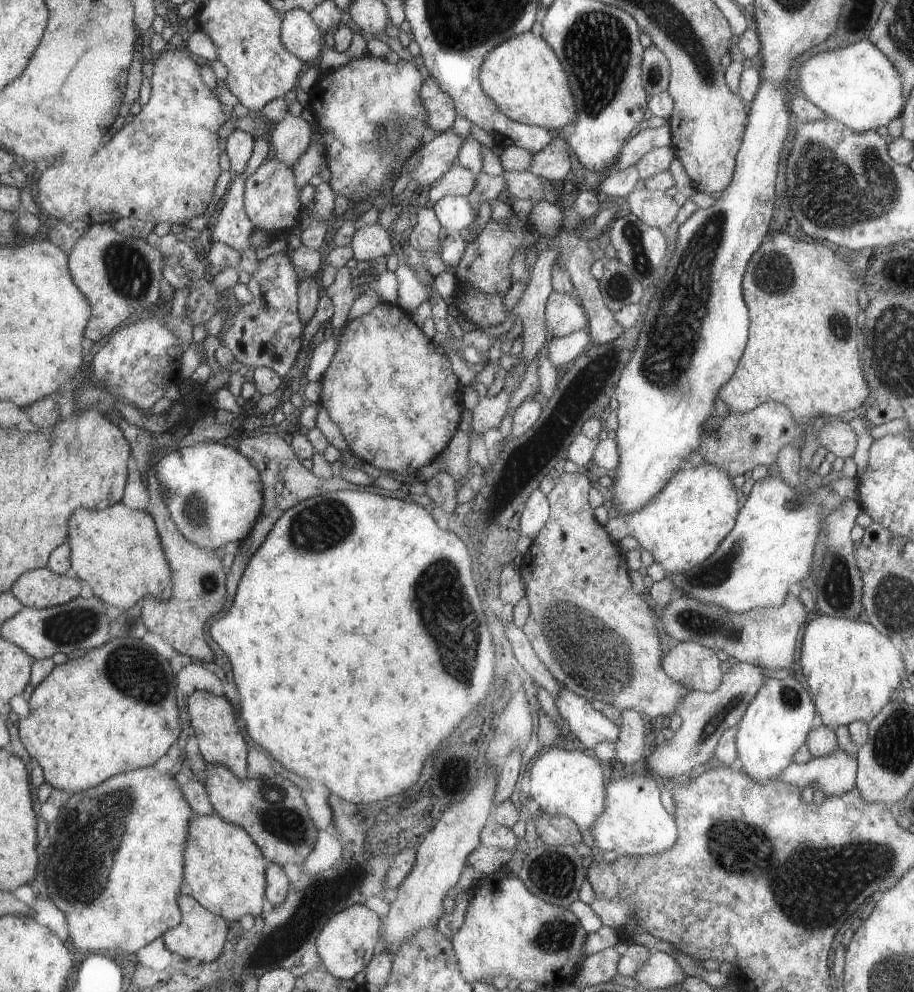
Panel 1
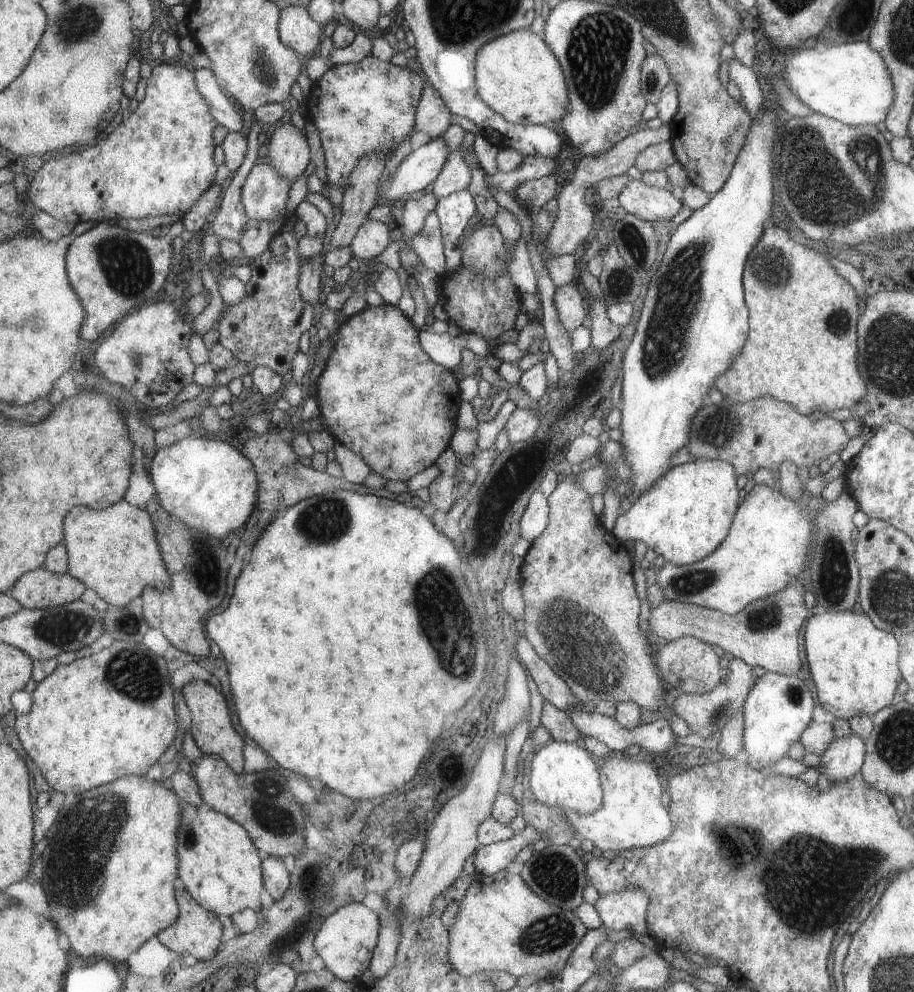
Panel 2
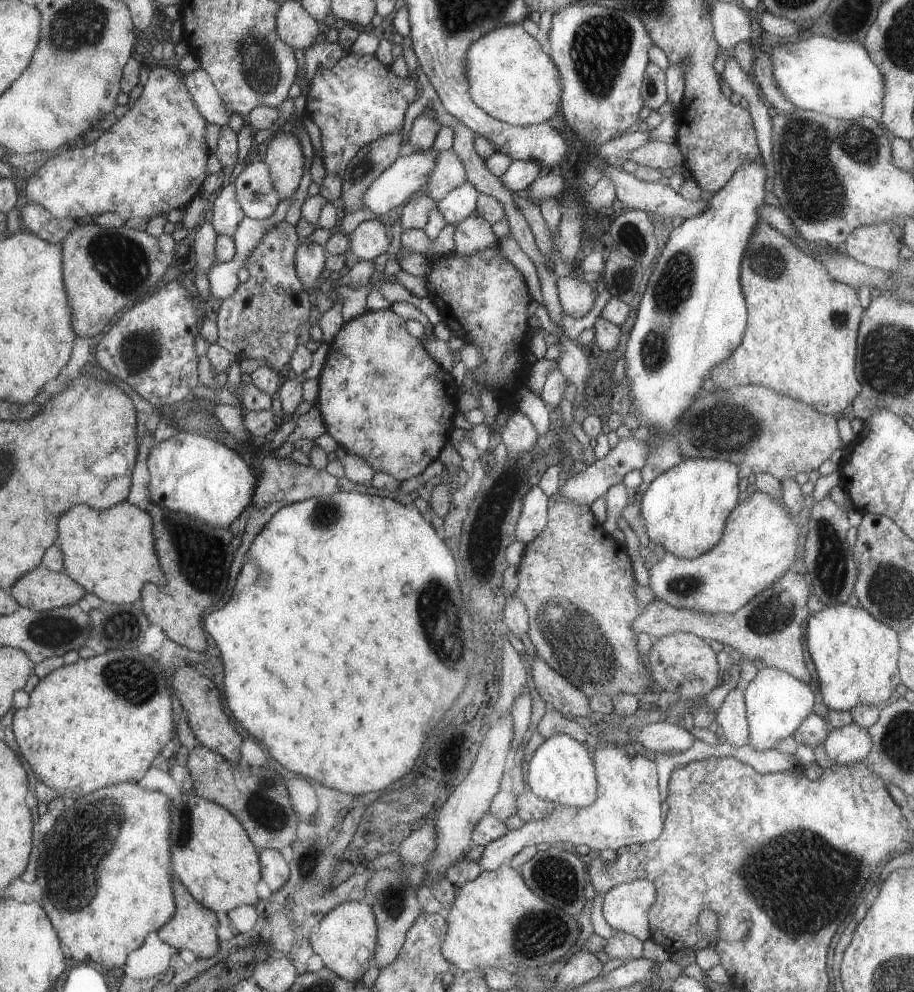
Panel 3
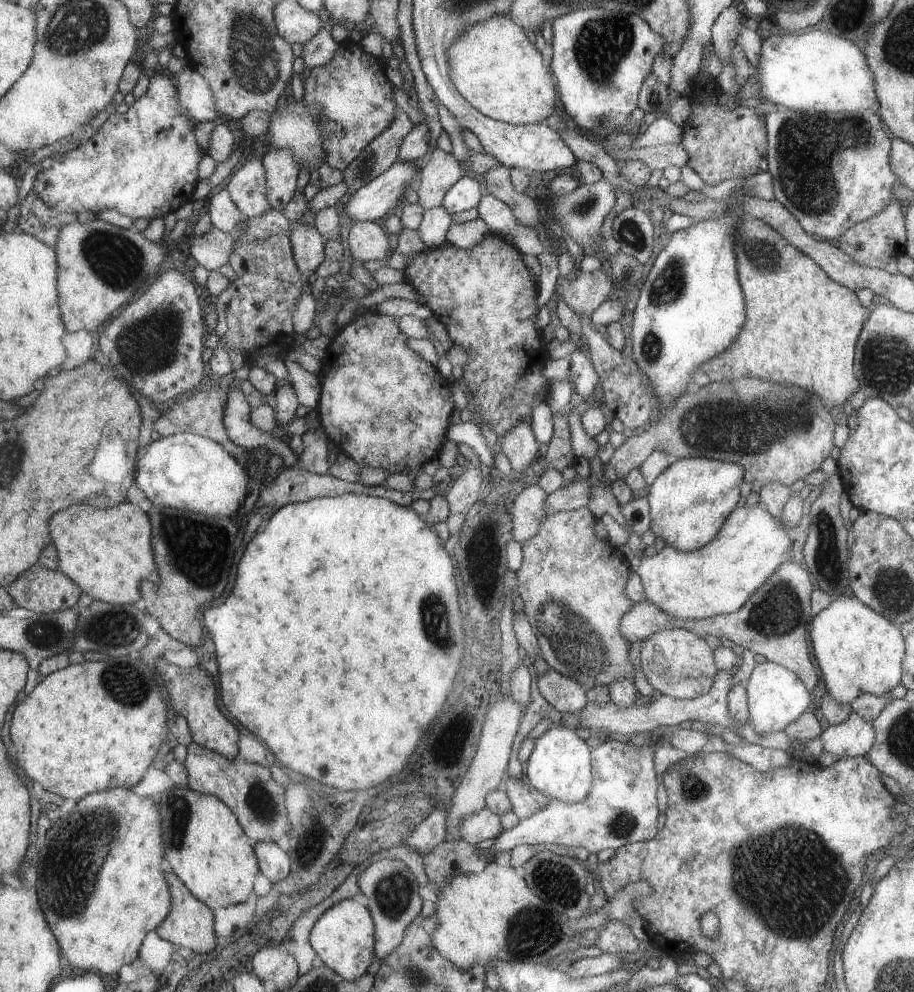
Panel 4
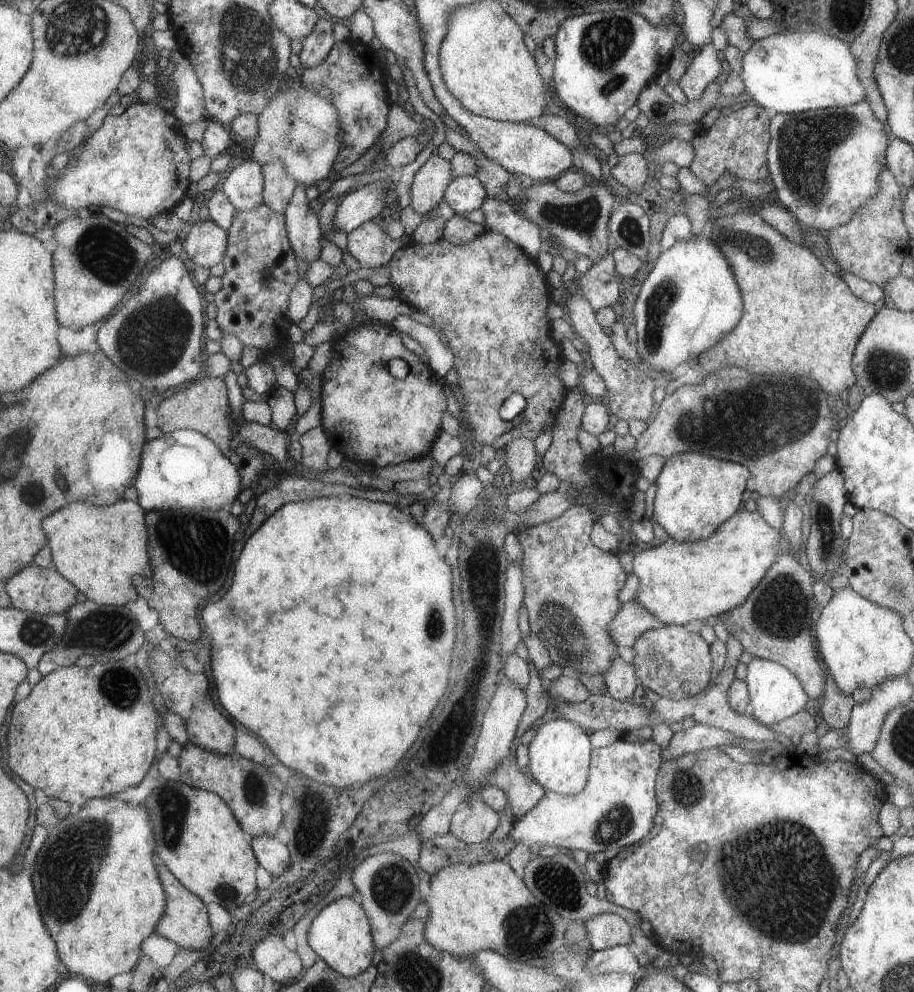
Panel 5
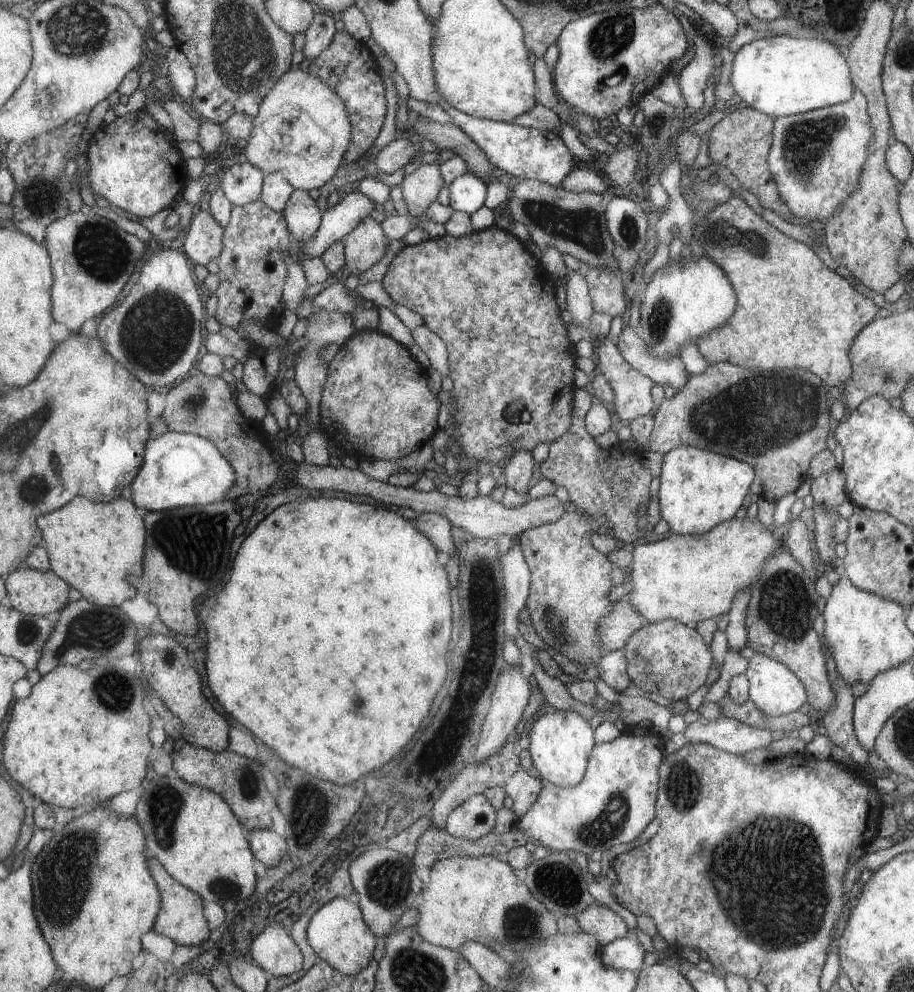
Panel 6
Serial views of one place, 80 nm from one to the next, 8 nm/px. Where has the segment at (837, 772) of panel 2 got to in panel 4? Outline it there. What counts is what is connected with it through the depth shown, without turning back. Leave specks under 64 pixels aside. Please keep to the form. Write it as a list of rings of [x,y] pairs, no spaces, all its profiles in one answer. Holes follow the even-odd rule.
[[[851,713],[839,725],[829,725],[819,736],[822,750],[839,759],[863,757],[875,742],[875,729],[872,721]]]

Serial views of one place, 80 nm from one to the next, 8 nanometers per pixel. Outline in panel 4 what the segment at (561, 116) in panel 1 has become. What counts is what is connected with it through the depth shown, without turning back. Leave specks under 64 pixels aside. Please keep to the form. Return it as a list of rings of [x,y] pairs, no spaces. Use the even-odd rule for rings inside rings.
[[[499,15],[477,23],[454,41],[446,55],[457,90],[485,116],[510,125],[526,125],[543,122],[553,112],[553,78],[543,66],[537,44],[531,44],[510,17]]]

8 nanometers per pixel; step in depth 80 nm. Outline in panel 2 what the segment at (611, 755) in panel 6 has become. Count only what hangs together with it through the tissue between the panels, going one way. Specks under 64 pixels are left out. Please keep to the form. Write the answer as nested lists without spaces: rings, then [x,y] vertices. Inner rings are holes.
[[[612,758],[601,767],[601,786],[604,788],[604,802],[588,815],[565,811],[565,821],[572,826],[575,838],[590,840],[595,853],[604,850],[625,851],[632,848],[647,848],[661,843],[671,832],[667,810],[661,808],[659,796],[661,786],[655,770],[649,762],[637,762],[635,758]],[[525,825],[524,830],[515,832],[511,839],[480,845],[474,851],[473,866],[476,875],[492,875],[494,872],[505,869],[505,866],[515,859],[517,853],[531,841],[542,837],[531,825]]]

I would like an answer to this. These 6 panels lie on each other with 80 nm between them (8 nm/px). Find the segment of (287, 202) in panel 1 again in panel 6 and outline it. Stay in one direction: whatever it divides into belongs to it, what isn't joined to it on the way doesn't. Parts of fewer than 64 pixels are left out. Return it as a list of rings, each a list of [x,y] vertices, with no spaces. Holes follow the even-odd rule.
[[[249,161],[233,164],[223,172],[218,186],[233,205],[241,206],[259,200],[264,175]]]

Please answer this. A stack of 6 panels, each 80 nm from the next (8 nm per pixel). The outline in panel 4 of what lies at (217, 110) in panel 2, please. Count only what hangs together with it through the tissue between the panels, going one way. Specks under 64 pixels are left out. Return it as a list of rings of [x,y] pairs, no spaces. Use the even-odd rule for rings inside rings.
[[[186,66],[177,75],[178,99],[184,113],[198,121],[217,122],[220,120],[216,111],[212,92],[207,81],[195,70]]]

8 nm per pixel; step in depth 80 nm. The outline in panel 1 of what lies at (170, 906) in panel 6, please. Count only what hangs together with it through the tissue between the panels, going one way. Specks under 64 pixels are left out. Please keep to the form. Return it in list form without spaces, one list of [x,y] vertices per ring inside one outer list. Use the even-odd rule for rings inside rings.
[[[182,890],[179,895],[179,908],[181,913],[180,924],[169,928],[161,934],[163,944],[167,950],[178,955],[183,960],[195,958],[203,963],[209,963],[217,959],[222,952],[223,942],[228,939],[227,922],[202,908],[188,893]]]

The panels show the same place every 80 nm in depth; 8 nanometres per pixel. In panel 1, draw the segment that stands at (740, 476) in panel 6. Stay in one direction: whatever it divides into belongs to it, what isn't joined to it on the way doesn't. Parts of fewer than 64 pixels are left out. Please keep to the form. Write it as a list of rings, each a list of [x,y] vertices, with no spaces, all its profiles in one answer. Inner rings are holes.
[[[704,463],[694,468],[682,466],[645,507],[607,520],[605,529],[613,540],[629,536],[639,541],[641,549],[653,556],[667,576],[670,572],[683,572],[701,565],[735,527],[735,516],[738,516],[737,492],[729,482],[729,474]]]

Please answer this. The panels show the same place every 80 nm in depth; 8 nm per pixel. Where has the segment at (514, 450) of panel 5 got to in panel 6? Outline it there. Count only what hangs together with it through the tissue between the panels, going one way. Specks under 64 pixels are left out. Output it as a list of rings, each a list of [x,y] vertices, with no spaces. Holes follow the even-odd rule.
[[[517,449],[516,453],[513,453],[507,460],[507,464],[502,468],[506,480],[505,485],[515,492],[527,495],[526,492],[530,488],[533,474],[533,466],[535,466],[532,452],[525,449]]]

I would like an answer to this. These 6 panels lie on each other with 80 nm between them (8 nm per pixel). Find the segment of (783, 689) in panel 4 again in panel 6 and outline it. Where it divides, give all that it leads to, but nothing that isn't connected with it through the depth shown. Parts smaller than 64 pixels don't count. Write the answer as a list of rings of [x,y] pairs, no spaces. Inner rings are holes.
[[[753,653],[748,659],[744,675],[748,680],[748,700],[765,715],[777,717],[797,711],[805,702],[805,689],[800,679],[780,661],[773,660],[763,654]]]

